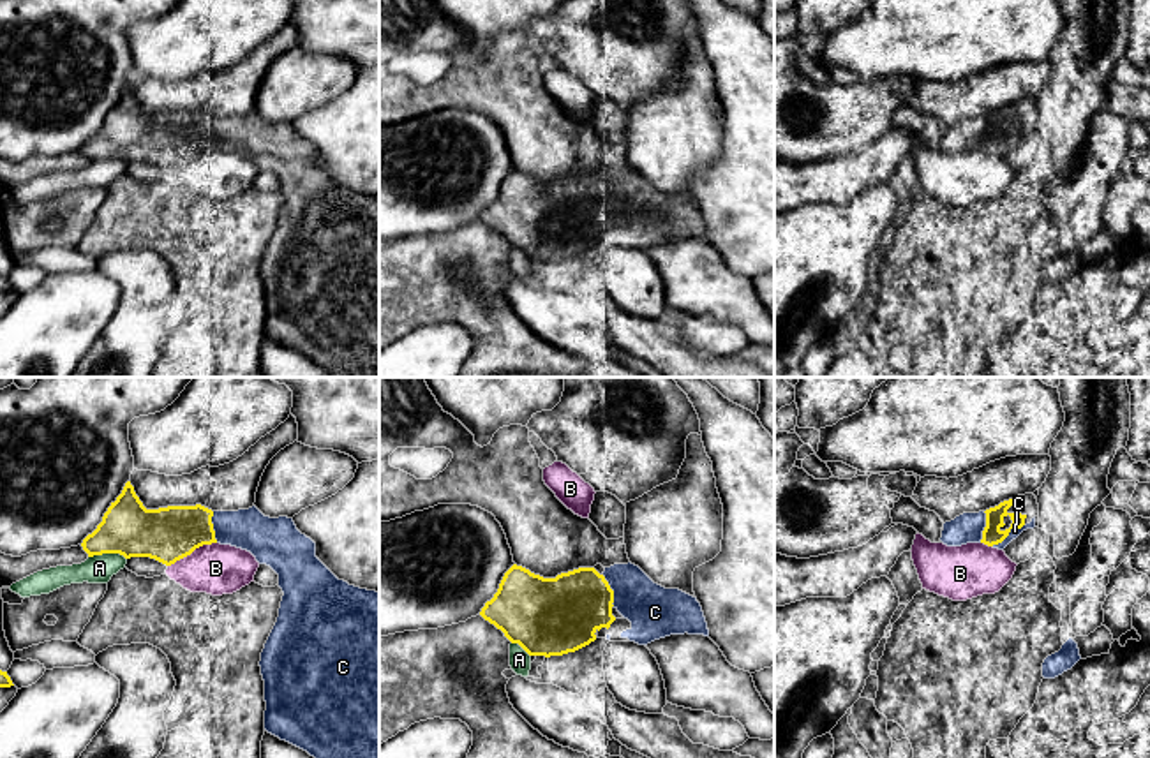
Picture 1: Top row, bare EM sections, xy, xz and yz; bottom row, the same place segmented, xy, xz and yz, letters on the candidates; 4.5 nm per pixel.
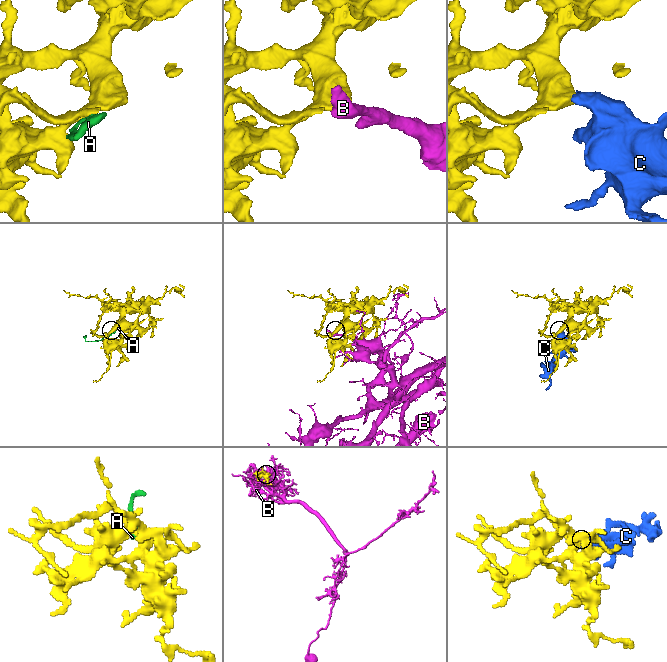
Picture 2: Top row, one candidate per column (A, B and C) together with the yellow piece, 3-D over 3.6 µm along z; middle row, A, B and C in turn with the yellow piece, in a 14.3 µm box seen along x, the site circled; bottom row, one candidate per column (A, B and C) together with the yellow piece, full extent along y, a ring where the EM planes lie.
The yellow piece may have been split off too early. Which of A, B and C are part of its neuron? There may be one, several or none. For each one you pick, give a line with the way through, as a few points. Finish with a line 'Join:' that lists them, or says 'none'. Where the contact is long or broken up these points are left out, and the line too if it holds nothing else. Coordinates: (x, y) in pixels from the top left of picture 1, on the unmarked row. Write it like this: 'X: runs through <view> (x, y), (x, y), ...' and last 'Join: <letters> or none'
Join: C

